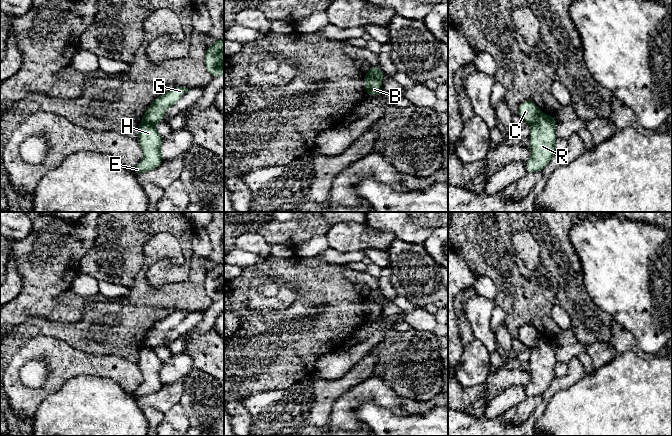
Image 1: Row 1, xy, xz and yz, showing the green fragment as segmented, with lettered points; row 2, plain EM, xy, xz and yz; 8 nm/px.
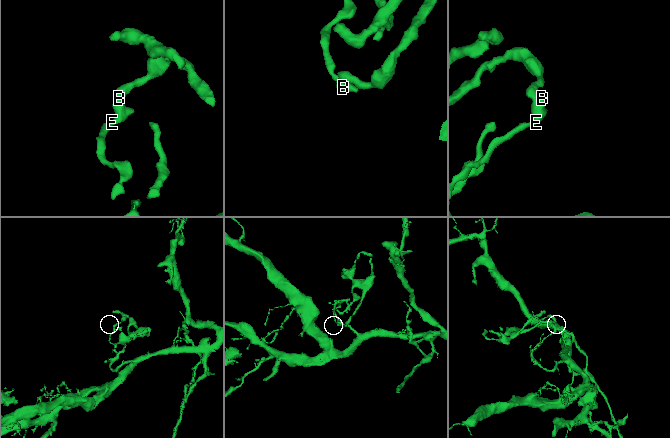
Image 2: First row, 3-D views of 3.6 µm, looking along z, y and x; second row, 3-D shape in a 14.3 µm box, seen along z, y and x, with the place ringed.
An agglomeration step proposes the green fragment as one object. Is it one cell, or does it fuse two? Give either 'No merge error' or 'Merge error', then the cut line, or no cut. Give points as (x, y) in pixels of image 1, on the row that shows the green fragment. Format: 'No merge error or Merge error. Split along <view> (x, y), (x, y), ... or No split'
Merge error. Split along xz (367, 72), (380, 81)

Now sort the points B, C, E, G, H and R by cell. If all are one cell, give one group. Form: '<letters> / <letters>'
B E H R / C G

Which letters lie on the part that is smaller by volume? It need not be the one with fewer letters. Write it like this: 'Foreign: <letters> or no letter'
Foreign: C, G

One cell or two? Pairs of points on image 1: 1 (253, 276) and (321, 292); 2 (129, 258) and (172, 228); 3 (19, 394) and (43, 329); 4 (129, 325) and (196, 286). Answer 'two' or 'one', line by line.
1: one
2: one
3: two
4: one

